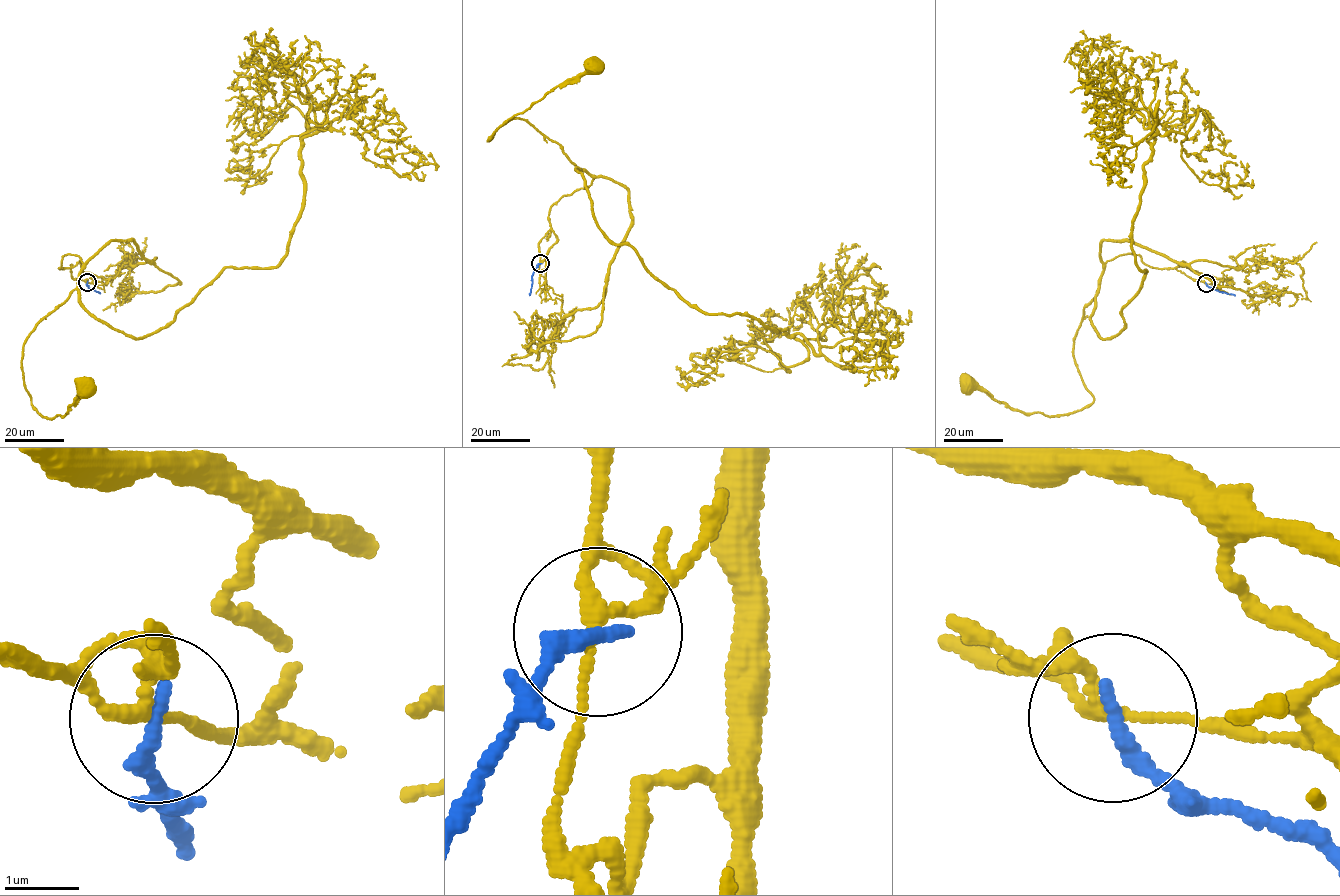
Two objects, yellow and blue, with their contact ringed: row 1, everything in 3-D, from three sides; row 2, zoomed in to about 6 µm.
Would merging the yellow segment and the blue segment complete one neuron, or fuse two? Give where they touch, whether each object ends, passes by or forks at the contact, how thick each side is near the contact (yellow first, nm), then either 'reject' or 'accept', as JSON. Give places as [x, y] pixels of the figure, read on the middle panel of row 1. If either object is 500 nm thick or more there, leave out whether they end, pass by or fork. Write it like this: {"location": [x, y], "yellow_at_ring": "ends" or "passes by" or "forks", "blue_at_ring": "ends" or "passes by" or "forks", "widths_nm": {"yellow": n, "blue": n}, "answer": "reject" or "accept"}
{"location": [540, 263], "yellow_at_ring": "forks", "blue_at_ring": "ends", "widths_nm": {"yellow": 140, "blue": 220}, "answer": "reject"}

